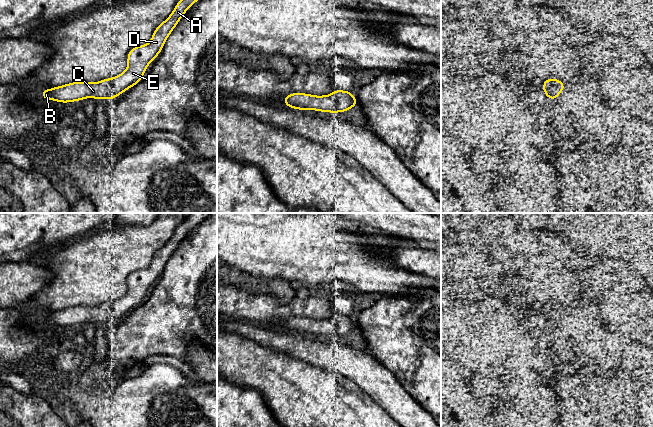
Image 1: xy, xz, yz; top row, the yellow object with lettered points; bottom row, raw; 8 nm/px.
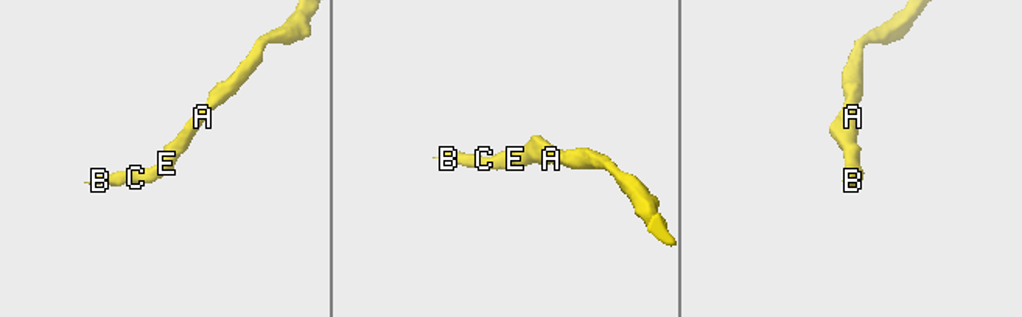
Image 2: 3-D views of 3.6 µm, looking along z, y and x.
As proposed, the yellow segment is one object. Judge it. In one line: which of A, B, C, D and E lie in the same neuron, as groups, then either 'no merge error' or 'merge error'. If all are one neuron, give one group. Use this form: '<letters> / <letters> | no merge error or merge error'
A B C D E | no merge error

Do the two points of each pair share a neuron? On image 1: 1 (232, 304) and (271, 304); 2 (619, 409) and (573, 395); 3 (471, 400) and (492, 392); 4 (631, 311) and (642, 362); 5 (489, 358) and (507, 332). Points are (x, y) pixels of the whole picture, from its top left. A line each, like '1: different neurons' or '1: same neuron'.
1: same neuron
2: same neuron
3: different neurons
4: different neurons
5: same neuron

